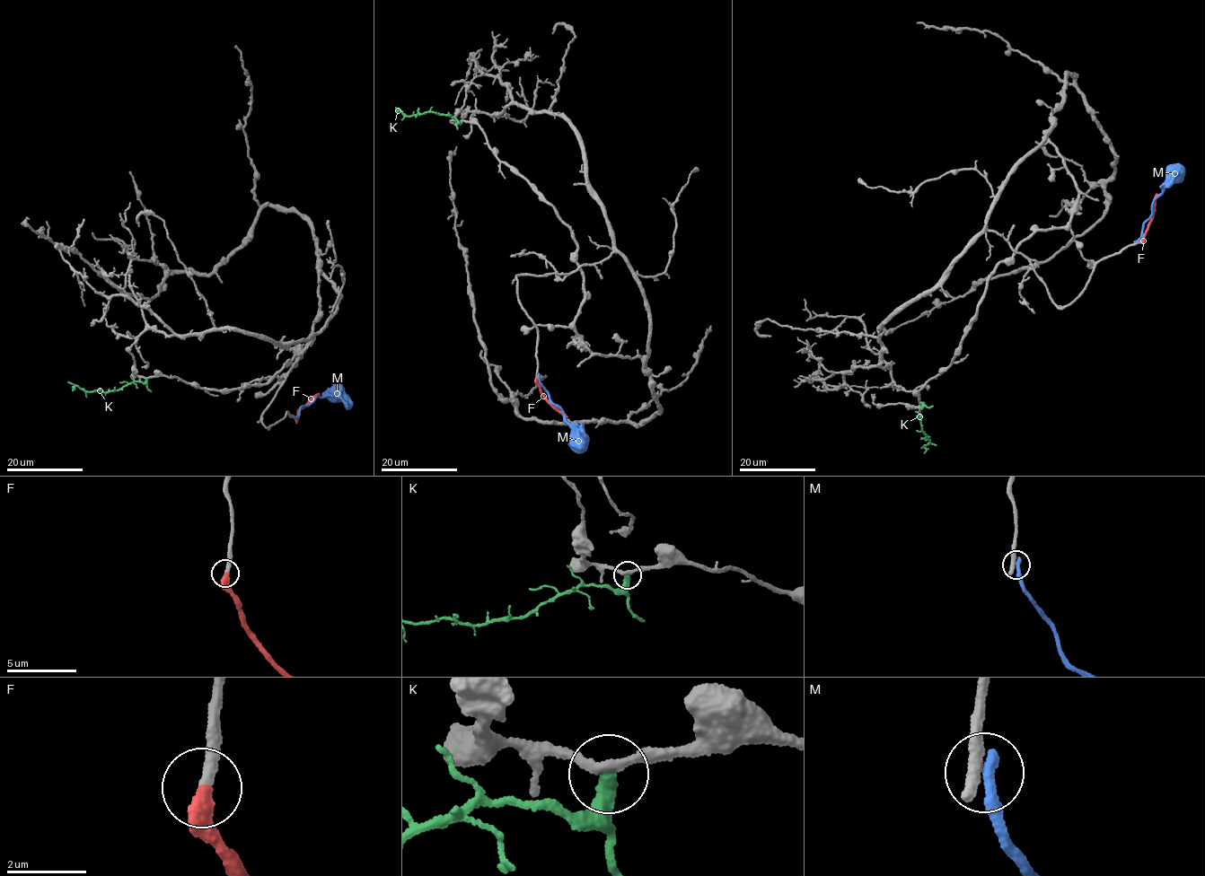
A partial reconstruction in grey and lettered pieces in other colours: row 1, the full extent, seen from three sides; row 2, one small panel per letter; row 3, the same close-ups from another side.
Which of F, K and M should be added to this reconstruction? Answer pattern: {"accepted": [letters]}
{"accepted": ["F"]}

